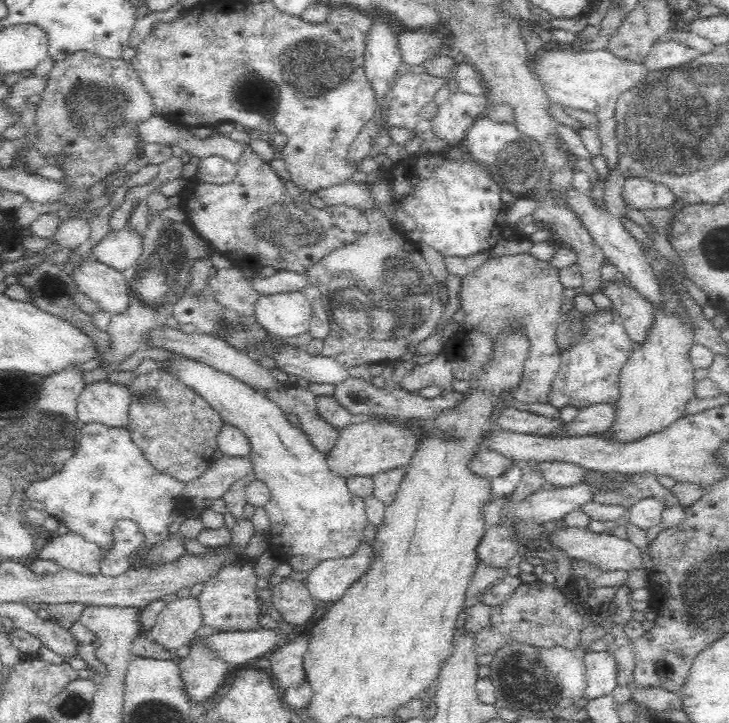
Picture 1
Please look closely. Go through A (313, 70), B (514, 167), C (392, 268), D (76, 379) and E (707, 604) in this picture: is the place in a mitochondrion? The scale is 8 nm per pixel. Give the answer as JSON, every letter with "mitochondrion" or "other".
{"A":"mitochondrion","B":"mitochondrion","C":"mitochondrion","D":"other","E":"mitochondrion"}

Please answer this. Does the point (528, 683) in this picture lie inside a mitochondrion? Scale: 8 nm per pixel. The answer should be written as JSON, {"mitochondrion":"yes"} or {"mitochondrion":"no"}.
{"mitochondrion":"yes"}

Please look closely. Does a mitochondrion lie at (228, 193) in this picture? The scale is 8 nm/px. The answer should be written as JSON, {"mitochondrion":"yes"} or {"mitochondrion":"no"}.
{"mitochondrion":"no"}

